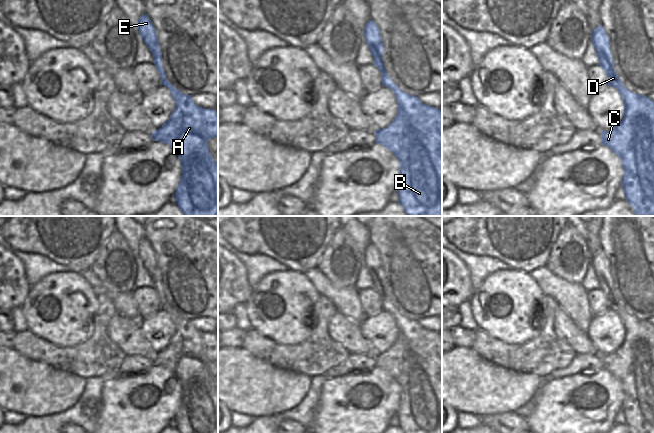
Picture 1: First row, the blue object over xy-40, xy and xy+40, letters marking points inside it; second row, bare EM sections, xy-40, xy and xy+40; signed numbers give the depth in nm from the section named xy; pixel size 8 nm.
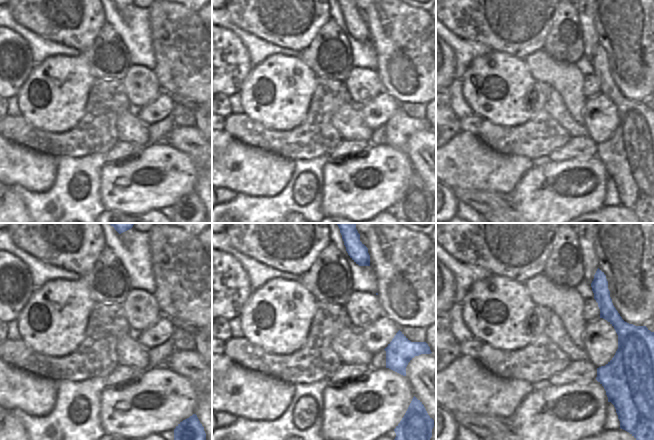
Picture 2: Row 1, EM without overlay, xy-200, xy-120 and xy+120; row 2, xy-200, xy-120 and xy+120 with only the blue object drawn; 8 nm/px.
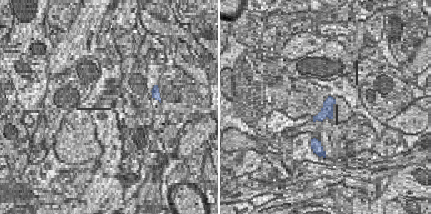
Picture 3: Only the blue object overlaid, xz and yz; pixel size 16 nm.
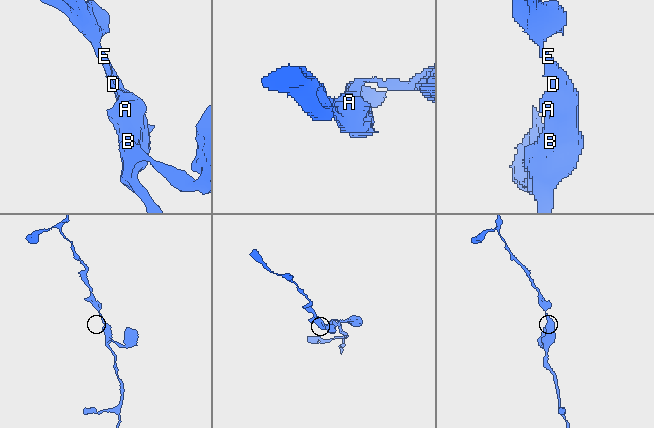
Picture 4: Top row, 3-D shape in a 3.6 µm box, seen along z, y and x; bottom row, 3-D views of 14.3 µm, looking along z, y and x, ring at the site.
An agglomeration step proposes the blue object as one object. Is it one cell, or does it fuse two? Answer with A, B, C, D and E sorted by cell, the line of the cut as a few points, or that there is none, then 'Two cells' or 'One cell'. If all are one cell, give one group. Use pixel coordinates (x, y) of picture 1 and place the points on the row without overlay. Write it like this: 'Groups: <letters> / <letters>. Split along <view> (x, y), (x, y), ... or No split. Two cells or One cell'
Groups: A B C D E. No split. One cell

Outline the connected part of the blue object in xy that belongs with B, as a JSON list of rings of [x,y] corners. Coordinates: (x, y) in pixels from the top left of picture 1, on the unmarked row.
[[[371,243],[364,252],[375,289],[382,298],[382,309],[391,313],[398,326],[394,344],[385,352],[375,354],[376,367],[389,373],[400,386],[398,427],[404,433],[442,433],[442,335],[425,329],[418,321],[405,317],[386,297],[382,278],[384,268],[380,254]]]

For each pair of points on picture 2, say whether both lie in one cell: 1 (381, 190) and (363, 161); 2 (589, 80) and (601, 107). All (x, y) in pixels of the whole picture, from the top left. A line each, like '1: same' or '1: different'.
1: same
2: different

